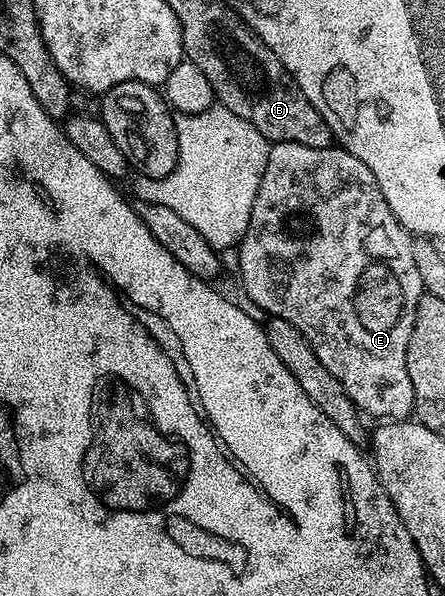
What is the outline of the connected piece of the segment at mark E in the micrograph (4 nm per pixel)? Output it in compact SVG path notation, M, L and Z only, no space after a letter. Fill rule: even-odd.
M273 143L269 147L266 170L262 174L262 182L258 186L258 198L254 198L254 210L250 210L250 226L244 236L248 239L248 244L238 245L238 258L240 259L240 280L244 283L245 294L262 311L268 312L269 317L277 316L298 326L298 330L308 340L314 354L318 354L318 362L322 362L322 366L326 366L326 370L330 370L330 374L334 374L334 378L338 378L338 382L342 382L346 394L350 394L350 398L365 417L377 416L375 419L380 422L409 419L413 415L416 403L414 402L414 386L410 382L410 374L406 370L406 346L410 342L410 334L414 330L416 307L420 297L425 295L425 290L414 264L411 249L413 233L407 232L398 222L398 218L394 218L394 210L390 210L390 206L386 206L386 198L382 198L382 190L378 190L378 182L374 178L374 174L370 174L370 166L366 166L366 162L354 158L354 154L350 154L339 146L315 148L299 144L297 148L283 148L281 144ZM292 160L300 160L300 164L296 164L296 172L292 172ZM295 212L301 212L302 215L312 219L316 233L309 240L295 240L284 229L284 223Z

